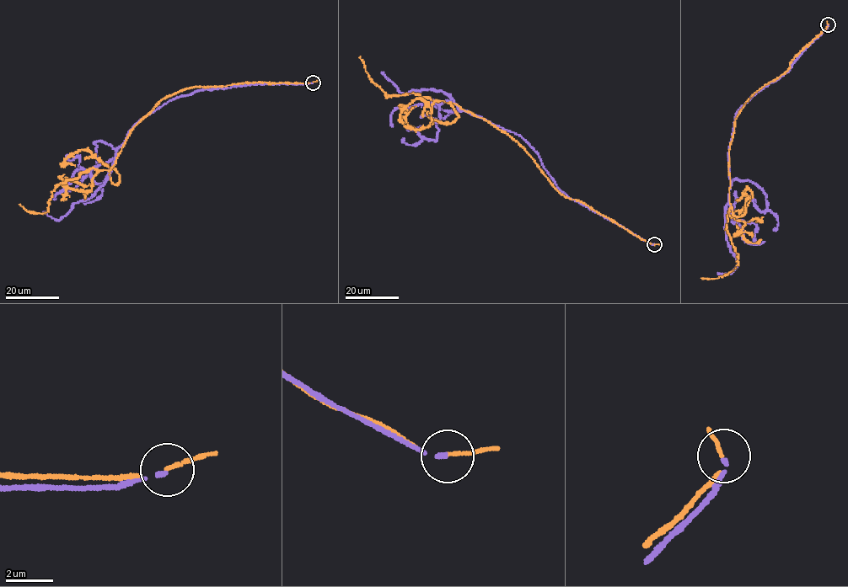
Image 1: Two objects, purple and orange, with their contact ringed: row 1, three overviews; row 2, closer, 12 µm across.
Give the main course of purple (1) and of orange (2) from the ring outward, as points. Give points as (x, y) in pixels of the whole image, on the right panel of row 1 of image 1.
1: (828, 24), (789, 70), (753, 95), (735, 117), (725, 226), (737, 264), (732, 272), (717, 273)
2: (828, 24), (786, 71), (756, 91), (735, 120), (726, 228), (738, 255), (737, 264), (717, 278), (701, 278)

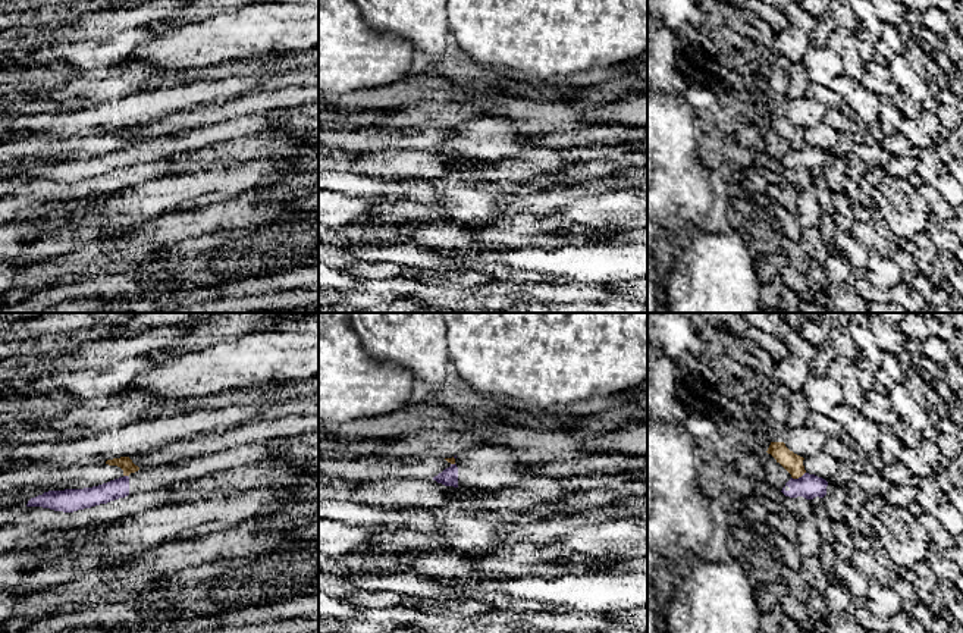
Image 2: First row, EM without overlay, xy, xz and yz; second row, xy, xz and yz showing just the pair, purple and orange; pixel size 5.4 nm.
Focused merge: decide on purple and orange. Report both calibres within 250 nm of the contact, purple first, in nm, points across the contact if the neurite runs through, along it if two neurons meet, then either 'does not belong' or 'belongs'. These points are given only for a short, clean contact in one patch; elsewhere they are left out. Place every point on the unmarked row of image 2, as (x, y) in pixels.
calibres 140 and 110 nm; border yz (805, 143), (797, 149), (791, 149); does not belong

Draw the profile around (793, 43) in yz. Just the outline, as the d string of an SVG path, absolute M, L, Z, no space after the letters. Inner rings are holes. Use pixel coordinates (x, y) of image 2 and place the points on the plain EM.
M788 25L784 31L775 34L775 51L794 63L802 62L804 53L810 47L810 35L793 25Z

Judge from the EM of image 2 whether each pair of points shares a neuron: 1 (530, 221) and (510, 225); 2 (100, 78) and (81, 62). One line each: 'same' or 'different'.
1: same
2: different

